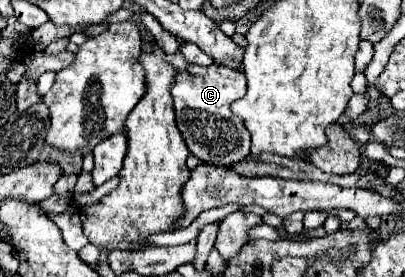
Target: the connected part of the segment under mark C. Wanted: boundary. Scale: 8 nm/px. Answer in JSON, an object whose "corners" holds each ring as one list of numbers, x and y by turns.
{"corners":[[181,52,165,54,165,60,175,68,175,82,171,86,175,124,197,158,215,166,231,166,249,156,251,140,241,118,231,112,231,104,245,96,245,74,225,68,221,64,197,66,189,64]]}

